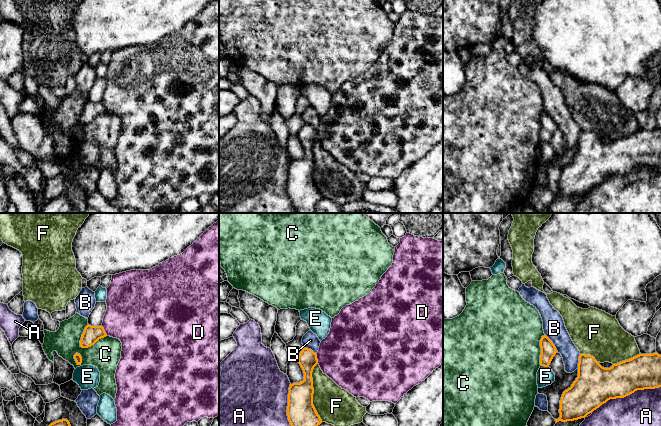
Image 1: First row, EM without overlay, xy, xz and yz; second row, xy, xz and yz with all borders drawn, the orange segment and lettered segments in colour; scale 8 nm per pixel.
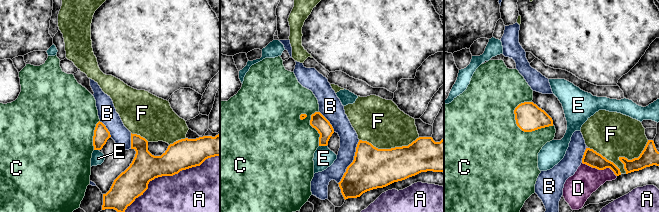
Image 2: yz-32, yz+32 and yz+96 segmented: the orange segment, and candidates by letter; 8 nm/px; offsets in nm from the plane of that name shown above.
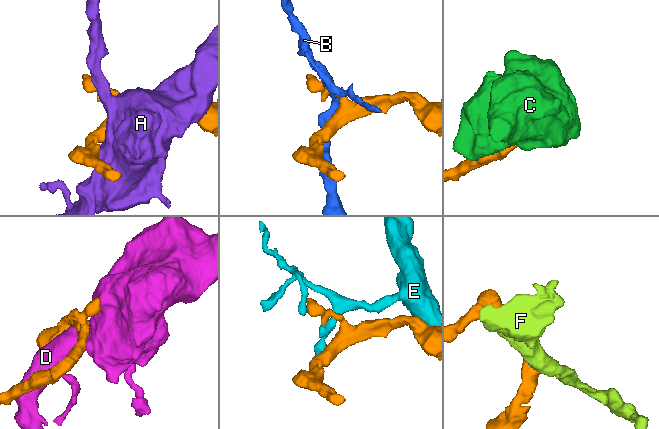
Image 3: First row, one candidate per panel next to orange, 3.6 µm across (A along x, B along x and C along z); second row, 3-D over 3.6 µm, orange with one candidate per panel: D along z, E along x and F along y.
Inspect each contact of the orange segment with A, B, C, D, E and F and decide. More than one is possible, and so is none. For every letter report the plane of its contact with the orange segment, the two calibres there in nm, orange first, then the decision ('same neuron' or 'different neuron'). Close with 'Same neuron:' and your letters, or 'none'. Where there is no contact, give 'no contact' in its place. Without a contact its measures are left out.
A: meets orange in yz; 300 nm thick on the orange side, 280 nm on the other; different neuron
B: meets orange in yz; 130 nm thick on the orange side, 180 nm on the other; different neuron
C: meets orange in xy; 140 nm thick on the orange side, 240 nm on the other; different neuron
D: meets orange in xy; 140 nm thick on the orange side, 420 nm on the other; different neuron
E: meets orange in yz; 130 nm thick on the orange side, 140 nm on the other; different neuron
F: meets orange in xz; 220 nm thick on the orange side, 300 nm on the other; different neuron
Same neuron: none

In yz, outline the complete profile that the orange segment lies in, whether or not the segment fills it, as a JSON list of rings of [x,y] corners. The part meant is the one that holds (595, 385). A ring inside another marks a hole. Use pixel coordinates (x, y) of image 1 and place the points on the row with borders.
[[[580,354],[578,377],[572,386],[565,390],[560,400],[560,417],[555,419],[567,422],[585,418],[610,399],[624,398],[637,390],[661,387],[661,355],[639,354],[629,360],[613,364],[610,368],[602,367],[591,355]]]

